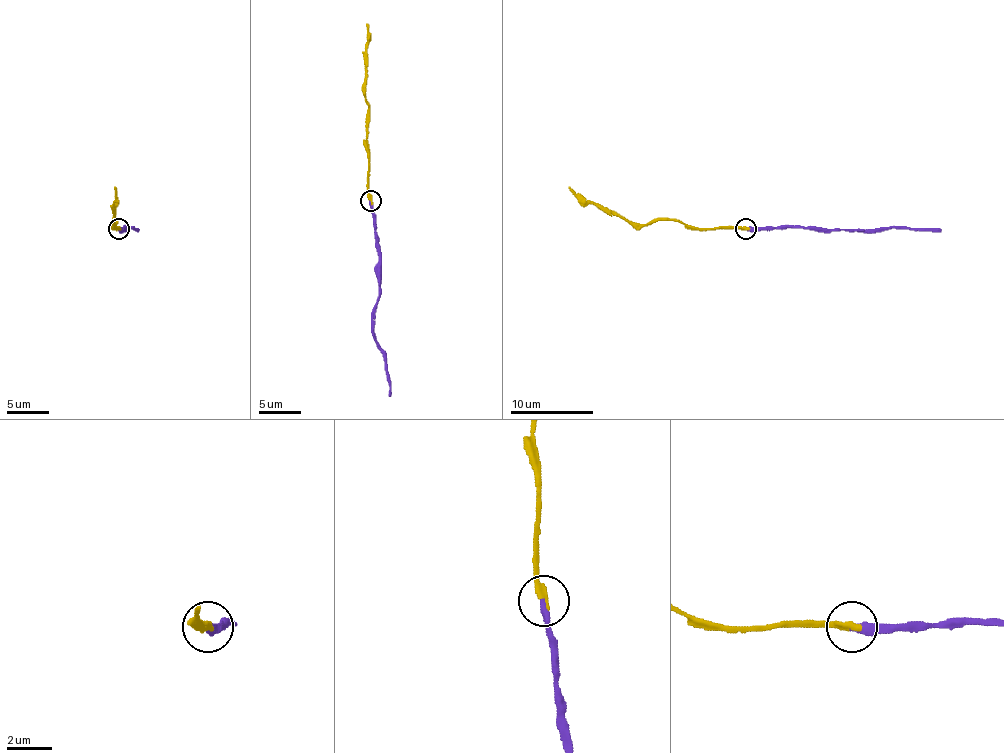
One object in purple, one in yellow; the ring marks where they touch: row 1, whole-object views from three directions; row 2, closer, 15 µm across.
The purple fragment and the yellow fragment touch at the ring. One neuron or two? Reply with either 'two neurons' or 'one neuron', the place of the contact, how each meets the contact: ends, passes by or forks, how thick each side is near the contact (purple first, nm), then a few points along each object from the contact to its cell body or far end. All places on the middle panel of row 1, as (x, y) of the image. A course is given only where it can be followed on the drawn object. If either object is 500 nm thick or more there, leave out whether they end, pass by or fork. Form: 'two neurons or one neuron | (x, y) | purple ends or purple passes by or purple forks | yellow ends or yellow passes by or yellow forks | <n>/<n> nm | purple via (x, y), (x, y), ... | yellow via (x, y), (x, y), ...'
one neuron | (370, 200) | purple ends | yellow ends | 320/320 nm | purple via (370, 201), (374, 238), (380, 251), (374, 340), (384, 359), (388, 396) | yellow via (370, 201), (366, 24)

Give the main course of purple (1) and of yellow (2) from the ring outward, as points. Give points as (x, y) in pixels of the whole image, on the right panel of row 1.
1: (746, 228), (931, 228), (941, 232)
2: (746, 228), (690, 228), (673, 219), (629, 224), (586, 203), (569, 186)

